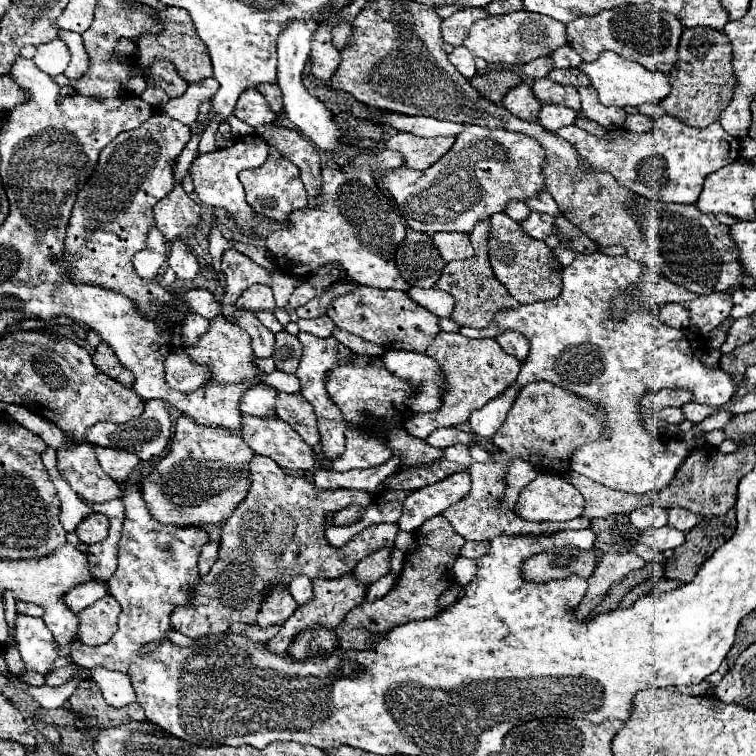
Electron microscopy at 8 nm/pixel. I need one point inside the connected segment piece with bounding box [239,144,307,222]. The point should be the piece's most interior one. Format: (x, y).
(273, 189)

